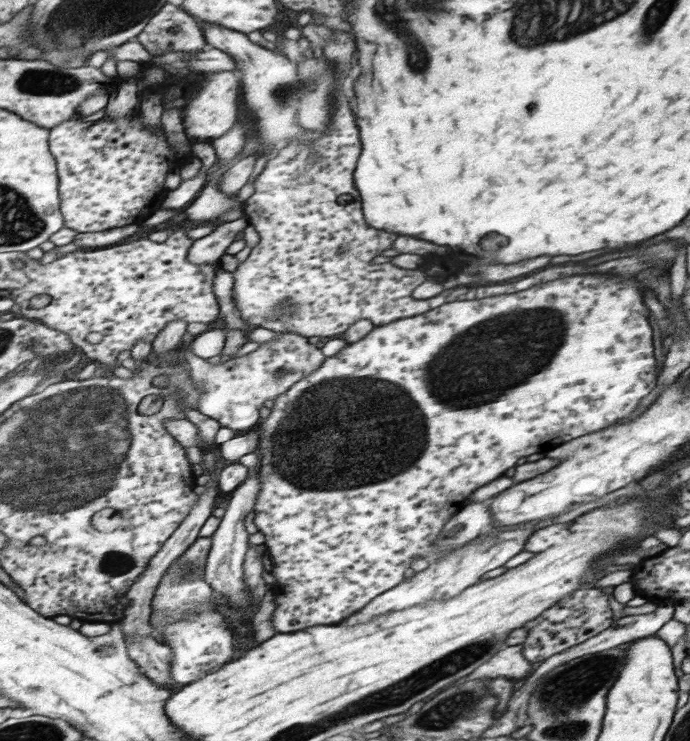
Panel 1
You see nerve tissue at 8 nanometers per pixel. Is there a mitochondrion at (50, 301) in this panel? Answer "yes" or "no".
no

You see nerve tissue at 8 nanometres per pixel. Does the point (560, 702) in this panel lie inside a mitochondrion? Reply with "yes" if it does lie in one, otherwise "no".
yes

